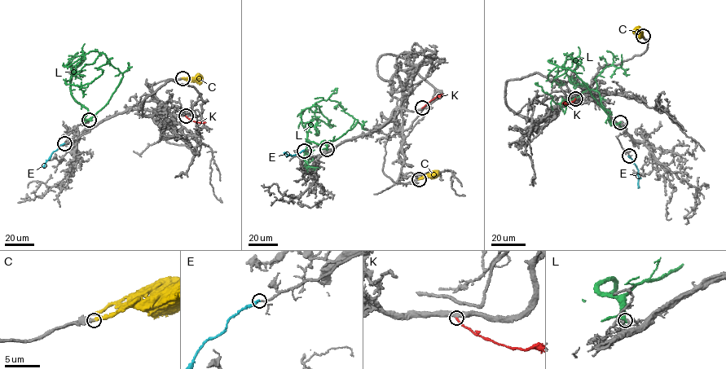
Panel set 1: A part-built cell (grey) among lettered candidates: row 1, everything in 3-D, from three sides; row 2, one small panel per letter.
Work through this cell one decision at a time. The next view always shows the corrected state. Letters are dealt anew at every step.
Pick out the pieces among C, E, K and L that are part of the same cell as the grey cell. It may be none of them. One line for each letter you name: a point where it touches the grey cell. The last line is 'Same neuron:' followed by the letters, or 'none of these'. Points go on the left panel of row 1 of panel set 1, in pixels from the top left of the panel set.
C: Touches grey at (182, 78)
E: Touches grey at (64, 143)
Same neuron: C, E

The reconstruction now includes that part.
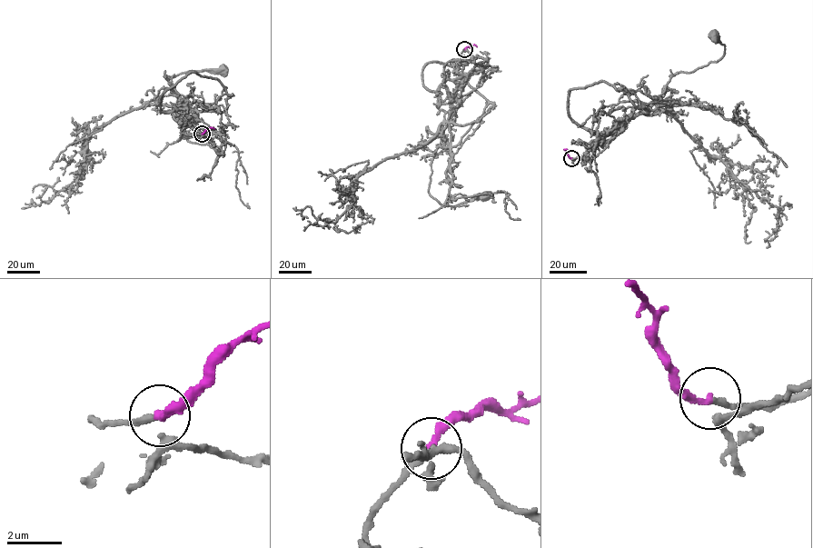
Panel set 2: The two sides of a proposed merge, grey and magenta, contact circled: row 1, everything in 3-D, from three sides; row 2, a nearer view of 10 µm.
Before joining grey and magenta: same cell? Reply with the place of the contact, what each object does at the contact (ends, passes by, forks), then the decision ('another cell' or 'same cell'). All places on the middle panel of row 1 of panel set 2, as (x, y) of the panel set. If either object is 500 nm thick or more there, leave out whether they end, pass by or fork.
at (464, 49); grey passes by; magenta ends there; same cell

